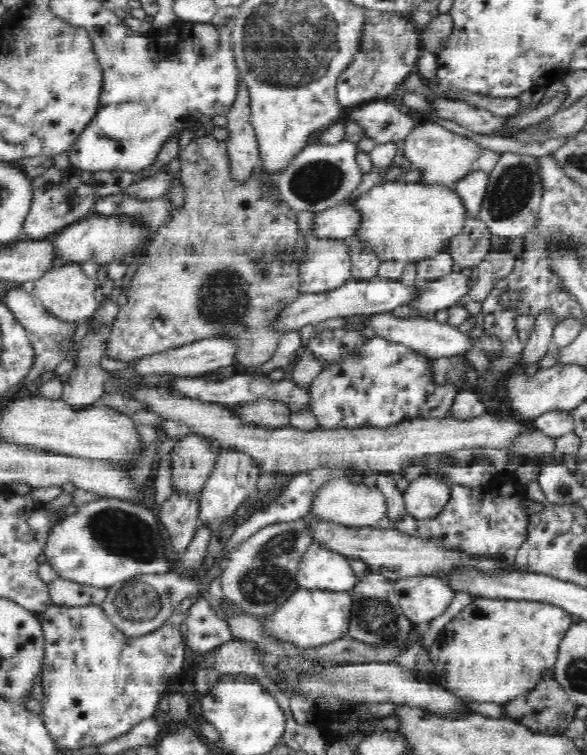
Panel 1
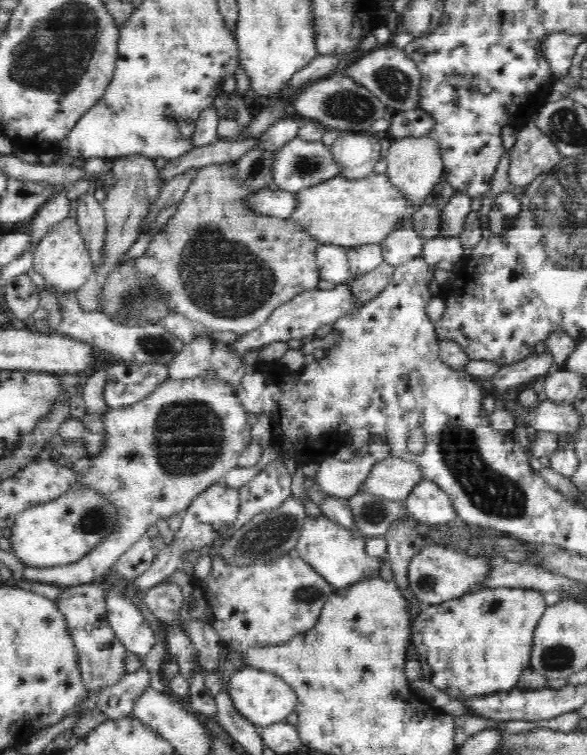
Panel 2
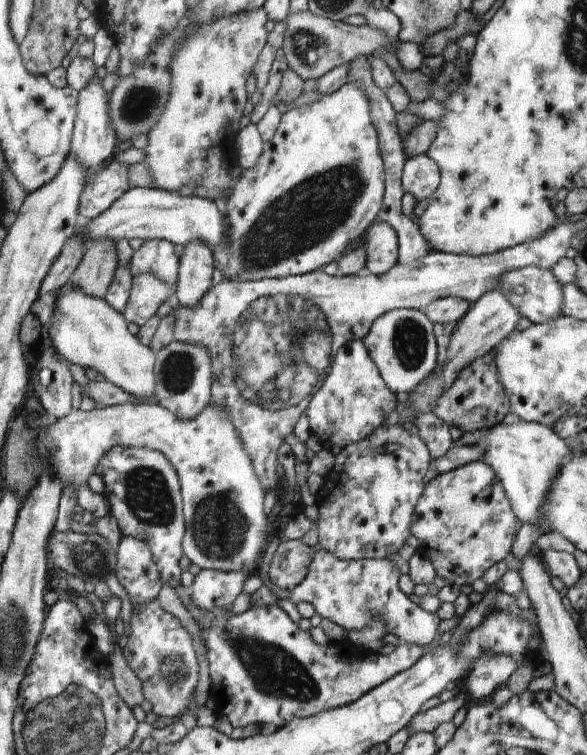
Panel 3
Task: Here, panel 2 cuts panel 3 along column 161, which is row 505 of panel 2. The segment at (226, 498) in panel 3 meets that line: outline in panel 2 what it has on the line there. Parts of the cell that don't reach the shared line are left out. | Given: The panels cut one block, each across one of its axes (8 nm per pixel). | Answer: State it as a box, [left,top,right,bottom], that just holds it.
[404,480,456,526]

